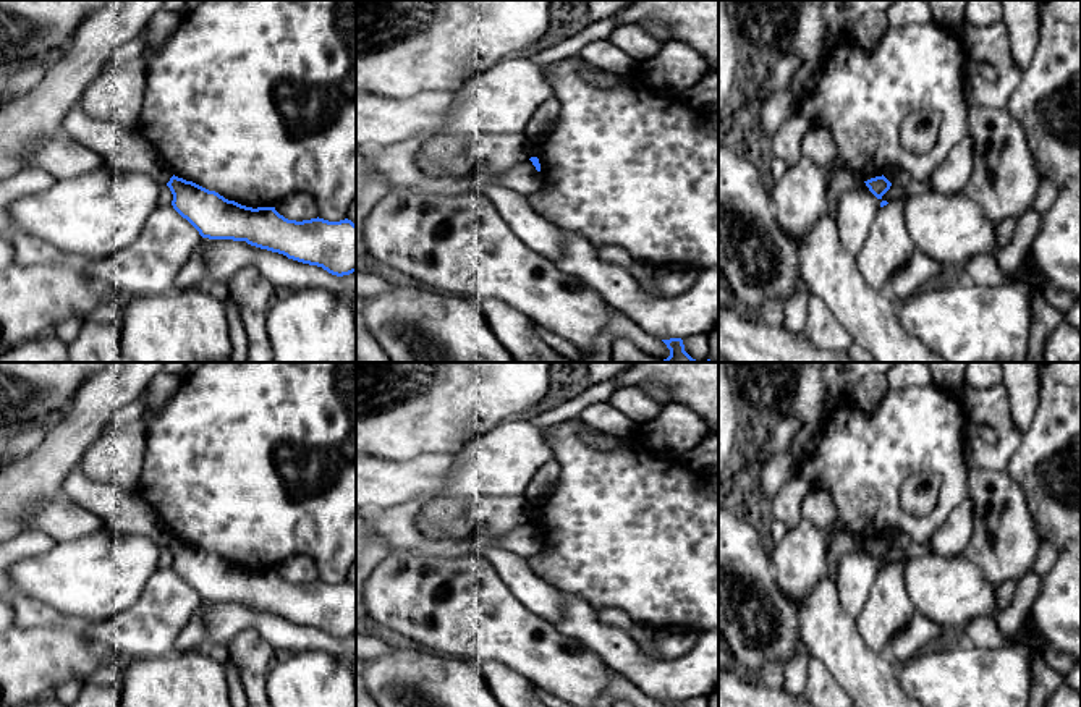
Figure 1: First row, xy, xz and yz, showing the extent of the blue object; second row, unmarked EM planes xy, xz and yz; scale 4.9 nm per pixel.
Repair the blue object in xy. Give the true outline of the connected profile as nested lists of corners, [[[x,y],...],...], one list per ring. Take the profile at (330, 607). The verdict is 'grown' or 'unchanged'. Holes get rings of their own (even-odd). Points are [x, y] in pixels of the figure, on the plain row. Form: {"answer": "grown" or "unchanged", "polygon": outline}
{"answer": "unchanged", "polygon": [[[175,537],[167,548],[173,571],[202,600],[246,603],[337,639],[356,634],[356,587],[348,581],[288,582],[275,569],[246,569]]]}

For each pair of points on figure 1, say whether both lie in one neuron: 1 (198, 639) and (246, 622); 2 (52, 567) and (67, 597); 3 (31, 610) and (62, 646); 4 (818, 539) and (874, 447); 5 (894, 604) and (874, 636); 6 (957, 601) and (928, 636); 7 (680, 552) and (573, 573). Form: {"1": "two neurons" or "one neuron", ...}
{"1": "two neurons", "2": "one neuron", "3": "two neurons", "4": "two neurons", "5": "one neuron", "6": "two neurons", "7": "one neuron"}

